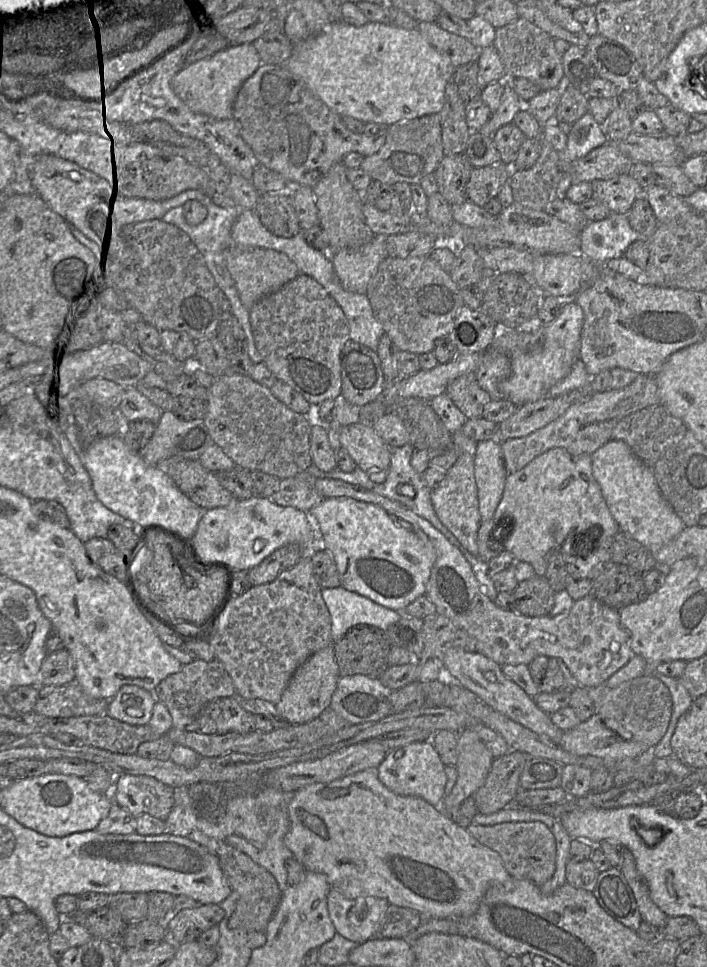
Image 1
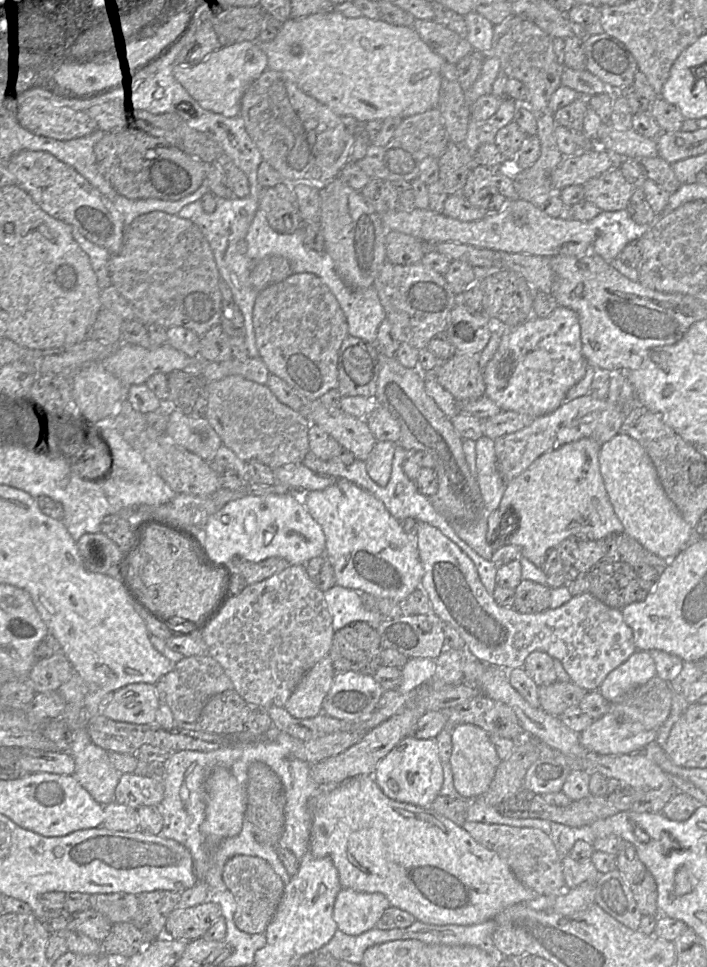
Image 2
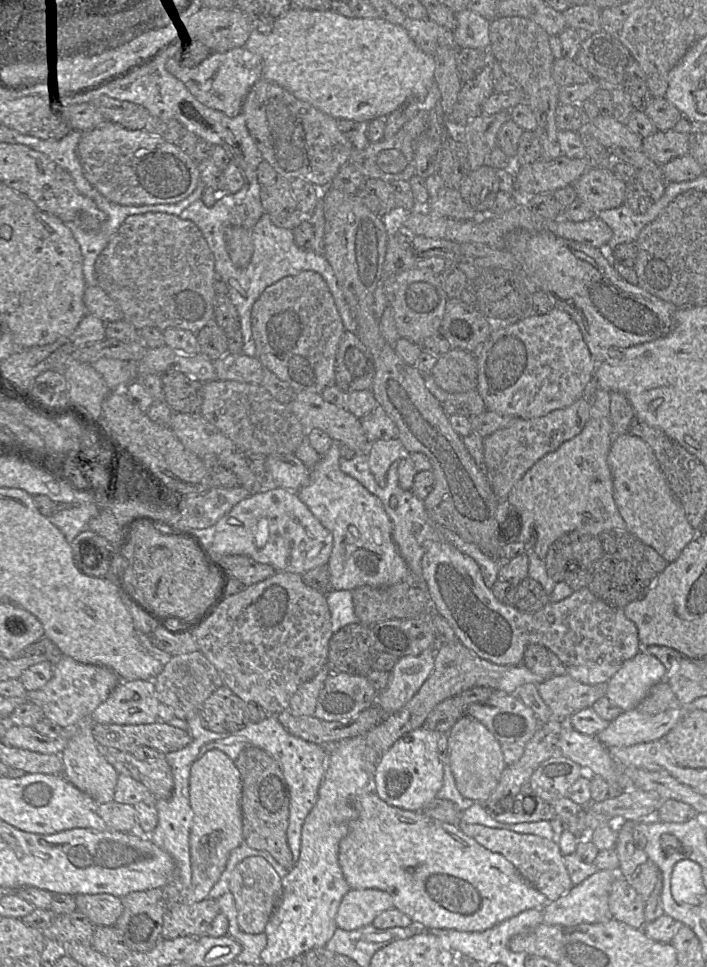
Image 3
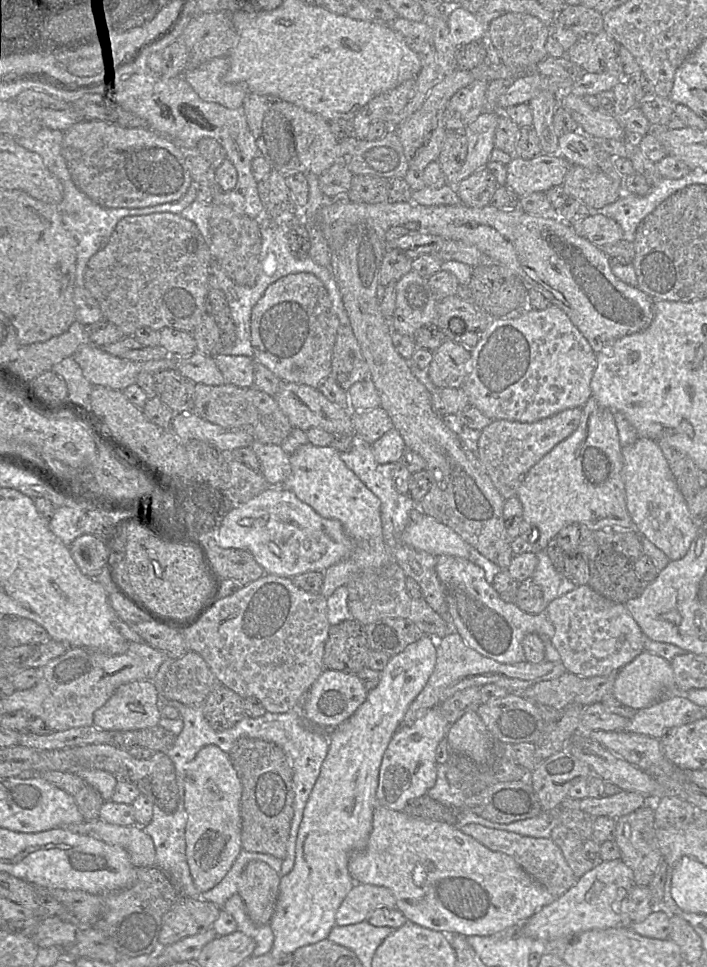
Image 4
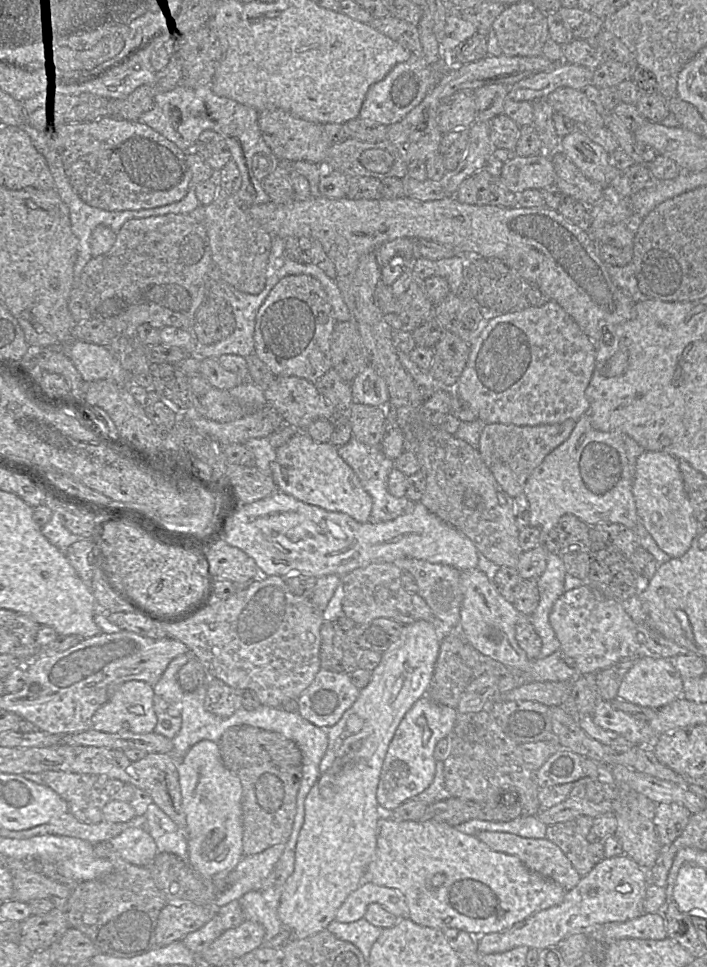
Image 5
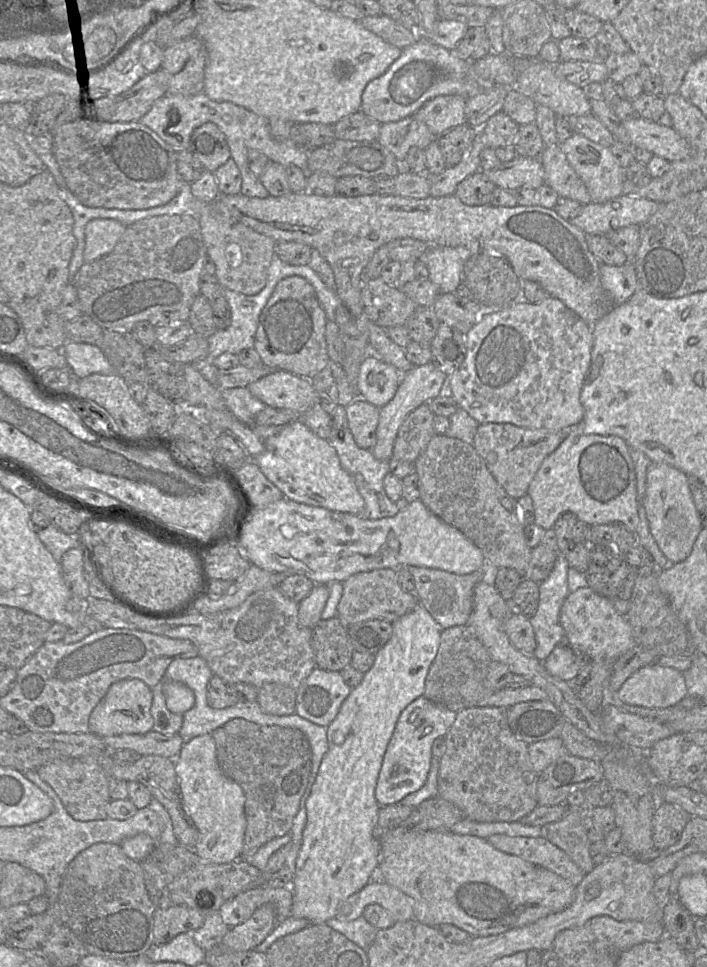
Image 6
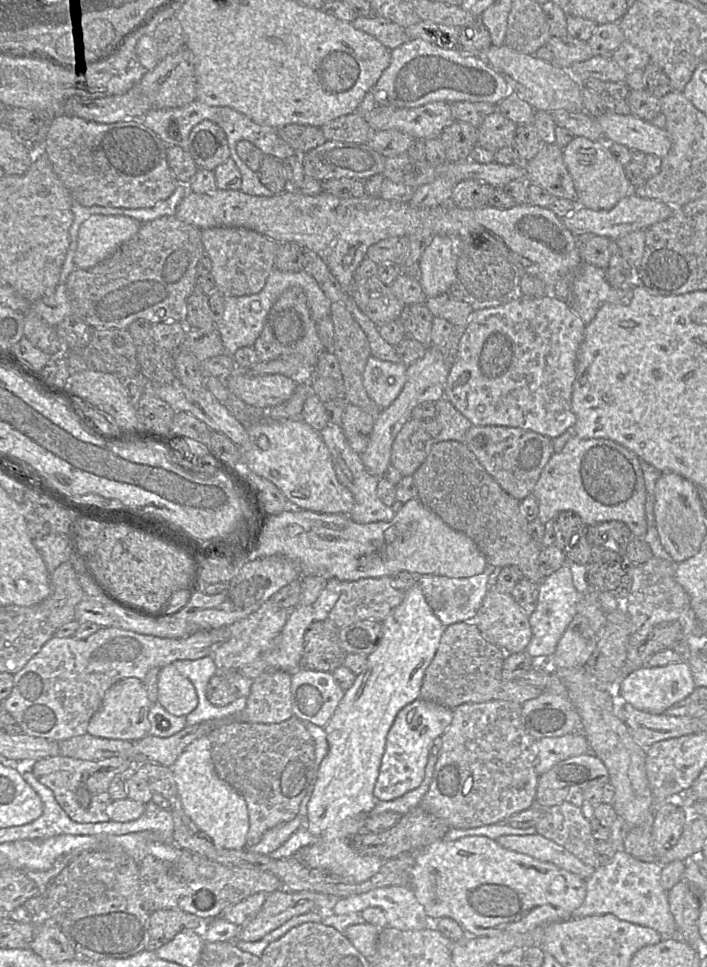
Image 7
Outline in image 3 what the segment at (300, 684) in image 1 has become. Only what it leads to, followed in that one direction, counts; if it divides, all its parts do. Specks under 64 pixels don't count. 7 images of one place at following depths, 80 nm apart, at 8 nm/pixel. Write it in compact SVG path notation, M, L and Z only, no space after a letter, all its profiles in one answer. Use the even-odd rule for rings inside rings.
M325 666L312 679L299 686L290 699L288 711L294 716L313 716L319 695L330 671Z

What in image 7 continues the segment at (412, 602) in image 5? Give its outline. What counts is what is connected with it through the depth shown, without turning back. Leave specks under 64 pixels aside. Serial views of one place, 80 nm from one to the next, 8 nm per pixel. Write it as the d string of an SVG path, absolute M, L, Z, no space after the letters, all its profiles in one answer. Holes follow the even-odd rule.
M390 576L349 582L328 615L337 628L362 620L382 622L403 601L405 592L395 588Z

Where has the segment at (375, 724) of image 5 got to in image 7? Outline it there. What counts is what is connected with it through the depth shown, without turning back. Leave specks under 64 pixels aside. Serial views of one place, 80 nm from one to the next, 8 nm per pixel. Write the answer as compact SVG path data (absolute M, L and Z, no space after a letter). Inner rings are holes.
M417 584L405 592L405 596L401 604L395 607L388 614L388 616L382 621L381 638L375 650L367 656L368 658L367 658L366 669L356 677L356 680L353 683L353 685L344 693L344 696L339 702L334 714L332 715L331 719L324 727L326 736L327 736L327 741L328 741L328 752L326 756L323 758L323 760L321 761L320 766L318 768L313 792L312 792L311 798L307 805L308 830L317 837L317 841L310 846L300 849L300 852L302 853L298 855L298 860L302 859L303 863L309 868L319 870L319 871L324 871L324 872L330 873L338 877L349 878L349 879L352 879L355 883L365 882L379 872L384 860L382 860L381 858L377 856L362 855L358 853L352 847L352 839L358 833L364 831L364 826L365 826L367 818L369 817L369 813L375 806L376 801L378 801L374 797L373 791L374 791L374 786L375 786L375 783L379 775L382 756L384 754L385 745L386 745L387 734L394 722L394 719L397 713L406 705L420 698L420 690L421 690L421 685L422 685L425 671L430 665L430 663L432 662L438 650L444 629L445 629L445 626L441 623L441 621L433 613L432 609L430 608L430 606L428 605L425 599L425 596L420 586Z

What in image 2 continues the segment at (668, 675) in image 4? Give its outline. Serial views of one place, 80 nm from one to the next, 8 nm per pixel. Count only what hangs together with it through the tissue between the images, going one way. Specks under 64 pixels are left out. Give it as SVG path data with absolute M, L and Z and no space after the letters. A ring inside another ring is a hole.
M636 651L623 664L611 671L599 688L608 701L615 702L634 687L656 676L656 665L647 651Z

